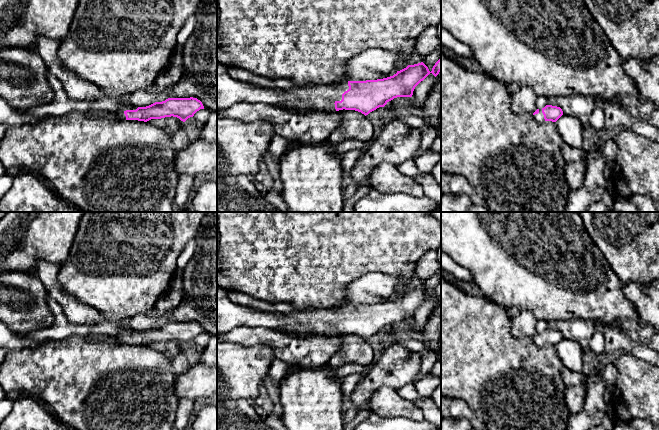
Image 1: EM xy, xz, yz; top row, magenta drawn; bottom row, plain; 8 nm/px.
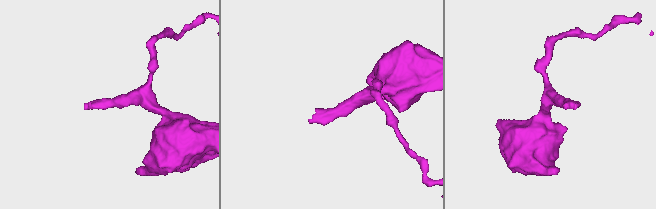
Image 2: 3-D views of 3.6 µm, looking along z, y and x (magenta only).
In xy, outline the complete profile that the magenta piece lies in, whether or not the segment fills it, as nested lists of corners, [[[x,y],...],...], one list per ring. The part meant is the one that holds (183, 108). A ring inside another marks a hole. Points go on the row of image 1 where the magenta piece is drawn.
[[[168,98],[165,101],[155,102],[146,107],[138,107],[136,110],[119,110],[117,114],[123,120],[147,122],[151,119],[173,116],[185,122],[200,109],[204,109],[204,106],[197,98]]]

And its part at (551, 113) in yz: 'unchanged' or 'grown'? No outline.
grown

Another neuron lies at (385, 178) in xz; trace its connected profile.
[[[382,162],[370,174],[369,184],[380,193],[406,193],[415,197],[424,196],[423,187],[414,179],[401,174],[397,167],[389,162]]]

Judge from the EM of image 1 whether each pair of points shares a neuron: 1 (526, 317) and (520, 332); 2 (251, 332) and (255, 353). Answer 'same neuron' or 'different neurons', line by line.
1: same neuron
2: different neurons

